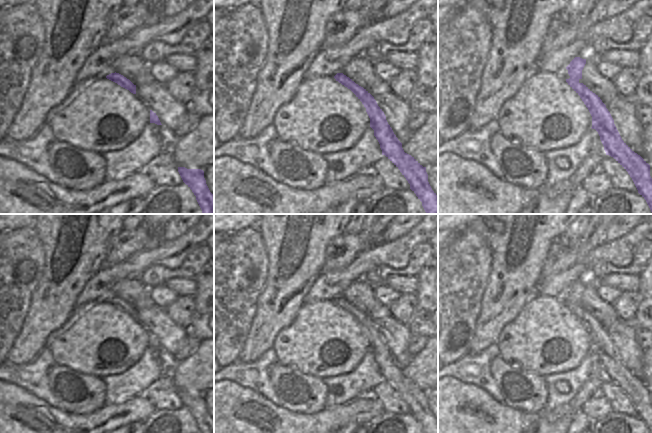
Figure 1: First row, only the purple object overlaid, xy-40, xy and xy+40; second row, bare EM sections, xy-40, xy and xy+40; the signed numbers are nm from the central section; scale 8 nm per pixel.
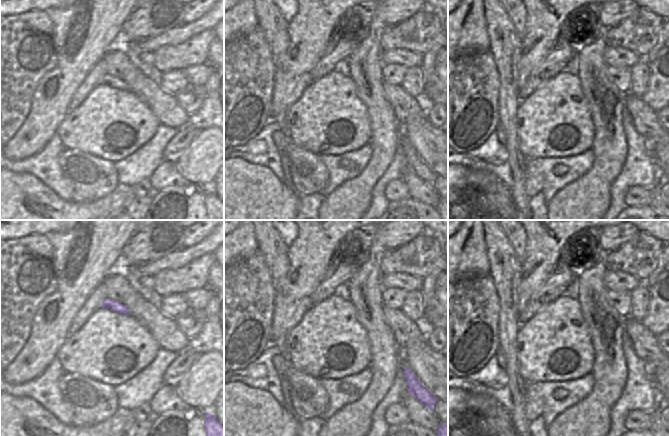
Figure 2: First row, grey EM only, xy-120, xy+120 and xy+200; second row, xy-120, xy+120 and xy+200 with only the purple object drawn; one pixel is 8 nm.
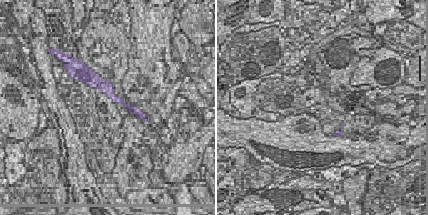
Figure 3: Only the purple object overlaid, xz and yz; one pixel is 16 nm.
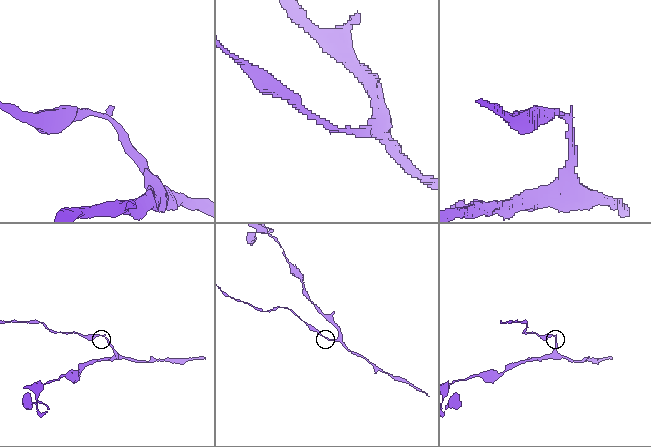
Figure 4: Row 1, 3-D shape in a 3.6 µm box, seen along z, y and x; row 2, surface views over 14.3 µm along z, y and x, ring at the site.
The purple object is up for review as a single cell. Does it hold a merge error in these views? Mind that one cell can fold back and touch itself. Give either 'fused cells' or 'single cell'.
single cell

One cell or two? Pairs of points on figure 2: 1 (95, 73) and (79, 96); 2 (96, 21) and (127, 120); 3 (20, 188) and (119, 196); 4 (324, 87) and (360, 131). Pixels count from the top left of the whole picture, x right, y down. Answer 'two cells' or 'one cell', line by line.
1: one cell
2: two cells
3: one cell
4: one cell

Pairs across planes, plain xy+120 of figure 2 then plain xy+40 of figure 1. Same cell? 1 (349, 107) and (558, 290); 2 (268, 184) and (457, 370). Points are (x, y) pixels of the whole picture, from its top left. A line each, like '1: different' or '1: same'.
1: different
2: different

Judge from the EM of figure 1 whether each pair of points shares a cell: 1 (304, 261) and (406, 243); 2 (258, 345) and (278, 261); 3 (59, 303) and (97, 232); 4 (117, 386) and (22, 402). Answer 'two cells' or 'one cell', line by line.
1: two cells
2: one cell
3: one cell
4: two cells

